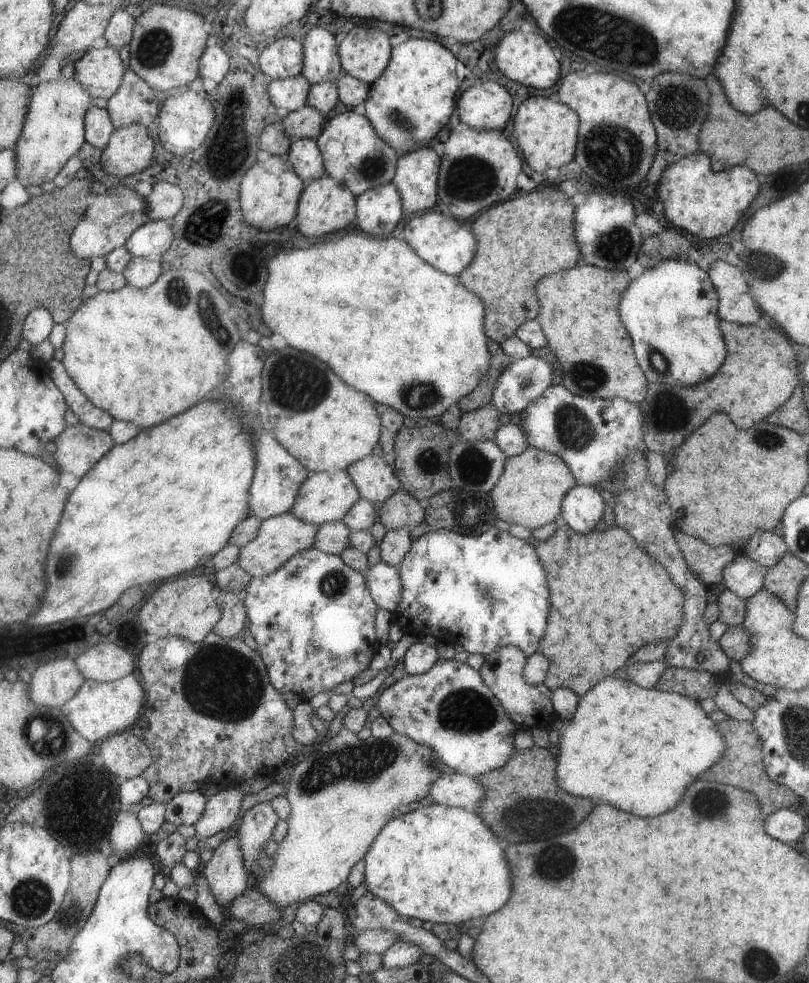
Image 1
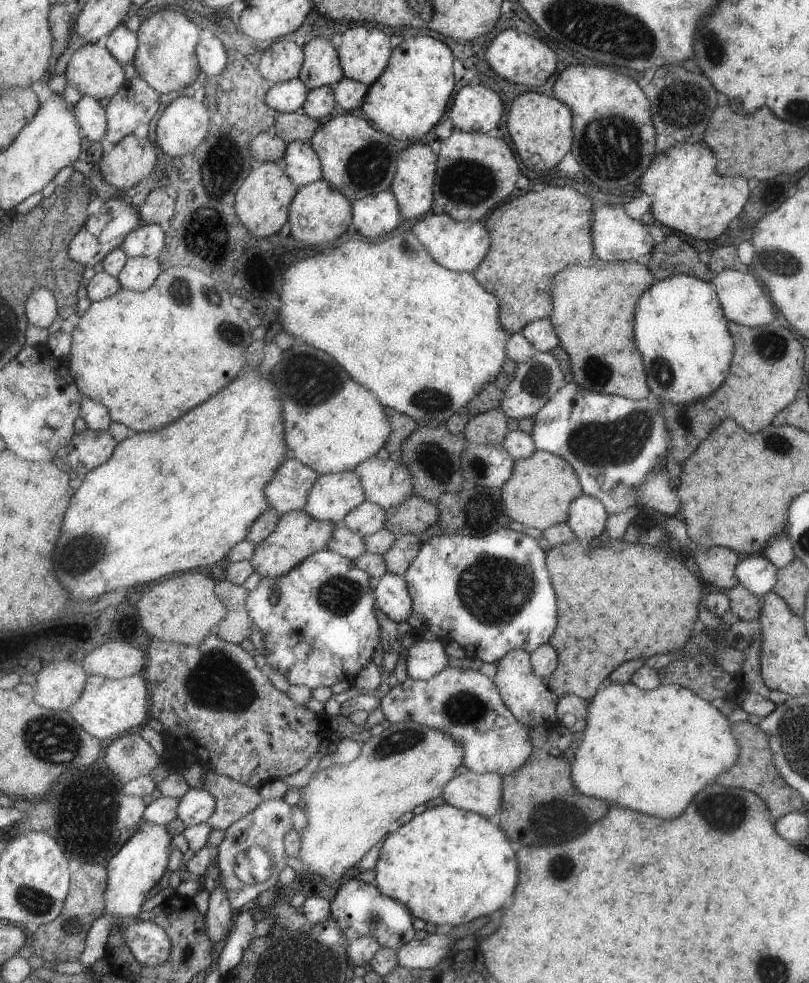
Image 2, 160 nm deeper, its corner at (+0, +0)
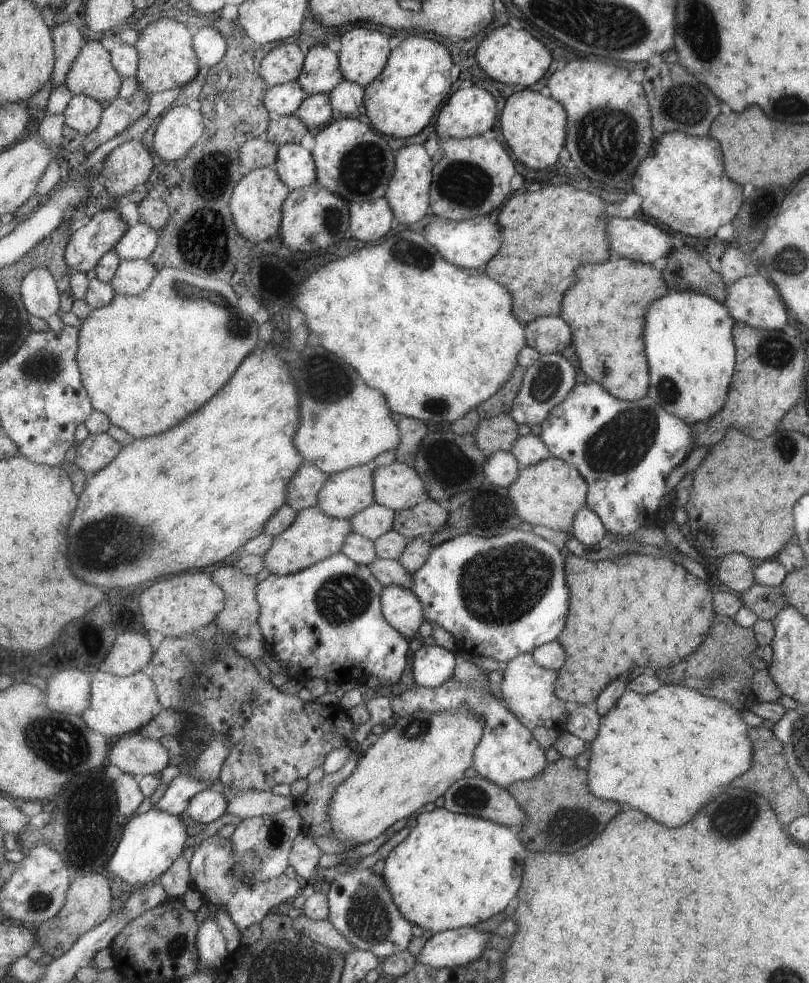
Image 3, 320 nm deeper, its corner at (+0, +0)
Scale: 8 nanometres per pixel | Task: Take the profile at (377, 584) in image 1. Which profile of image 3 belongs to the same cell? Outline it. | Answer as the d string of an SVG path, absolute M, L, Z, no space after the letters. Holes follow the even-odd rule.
M385 587L382 605L384 615L391 626L408 640L415 636L419 624L425 621L422 603L419 602L418 597L401 587Z

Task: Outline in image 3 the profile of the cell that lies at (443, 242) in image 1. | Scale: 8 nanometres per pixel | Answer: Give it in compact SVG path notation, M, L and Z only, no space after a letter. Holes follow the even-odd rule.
M483 215L462 221L450 221L439 217L433 218L421 231L426 235L427 242L435 246L435 250L447 262L462 269L481 269L485 262L490 261L501 246L501 228L492 215Z

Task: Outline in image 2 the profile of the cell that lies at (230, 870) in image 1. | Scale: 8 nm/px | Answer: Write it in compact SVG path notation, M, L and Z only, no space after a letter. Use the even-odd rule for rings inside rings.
M219 878L218 885L209 898L208 910L205 913L206 936L211 940L211 944L227 940L230 932L229 926L233 925L231 921L234 920L233 914L237 913L233 910L230 900L225 896Z

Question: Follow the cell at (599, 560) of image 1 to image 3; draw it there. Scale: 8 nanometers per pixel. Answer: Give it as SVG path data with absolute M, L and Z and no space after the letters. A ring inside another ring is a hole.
M636 553L620 556L621 558L613 557L613 560L605 559L603 562L595 562L595 564L591 562L589 564L587 560L575 558L575 555L567 555L567 584L571 586L571 614L567 614L567 630L563 630L563 634L559 636L559 642L563 642L563 648L567 650L567 666L563 664L562 668L557 671L558 678L554 682L554 694L570 705L584 705L593 702L607 682L611 682L619 674L627 672L631 666L651 666L653 670L665 668L665 666L673 666L683 656L686 657L688 654L691 654L709 636L708 632L711 628L714 609L711 608L709 585L705 584L703 580L689 574L682 565L677 566L677 564L673 564L672 560L665 557L653 558L649 555L638 555Z

